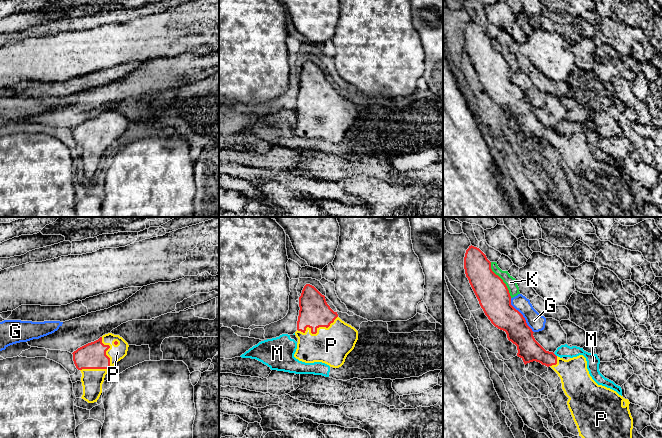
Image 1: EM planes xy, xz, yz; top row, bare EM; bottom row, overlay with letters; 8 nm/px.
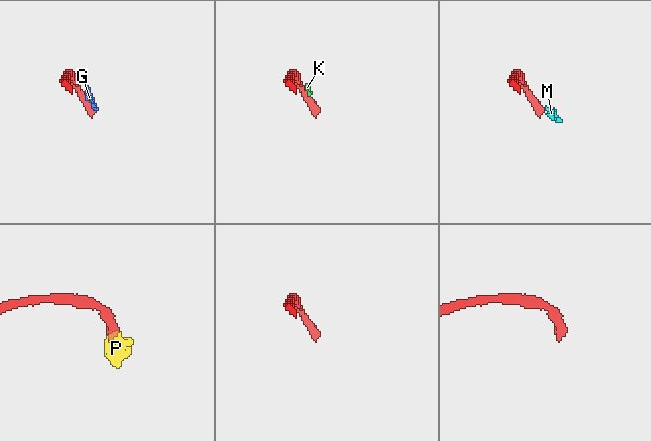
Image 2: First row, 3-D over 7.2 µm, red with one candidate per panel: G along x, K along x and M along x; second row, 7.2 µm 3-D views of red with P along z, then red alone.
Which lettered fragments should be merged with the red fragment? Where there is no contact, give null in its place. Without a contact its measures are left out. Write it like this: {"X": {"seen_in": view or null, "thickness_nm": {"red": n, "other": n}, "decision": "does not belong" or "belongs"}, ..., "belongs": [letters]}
{"G": {"seen_in": "yz", "thickness_nm": {"red": 260, "other": 140}, "decision": "does not belong"}, "K": {"seen_in": "yz", "thickness_nm": {"red": 260, "other": 90}, "decision": "does not belong"}, "M": {"seen_in": "yz", "thickness_nm": {"red": 180, "other": 100}, "decision": "does not belong"}, "P": {"seen_in": "xz", "thickness_nm": {"red": 240, "other": 300}, "decision": "belongs"}, "belongs": ["P"]}

